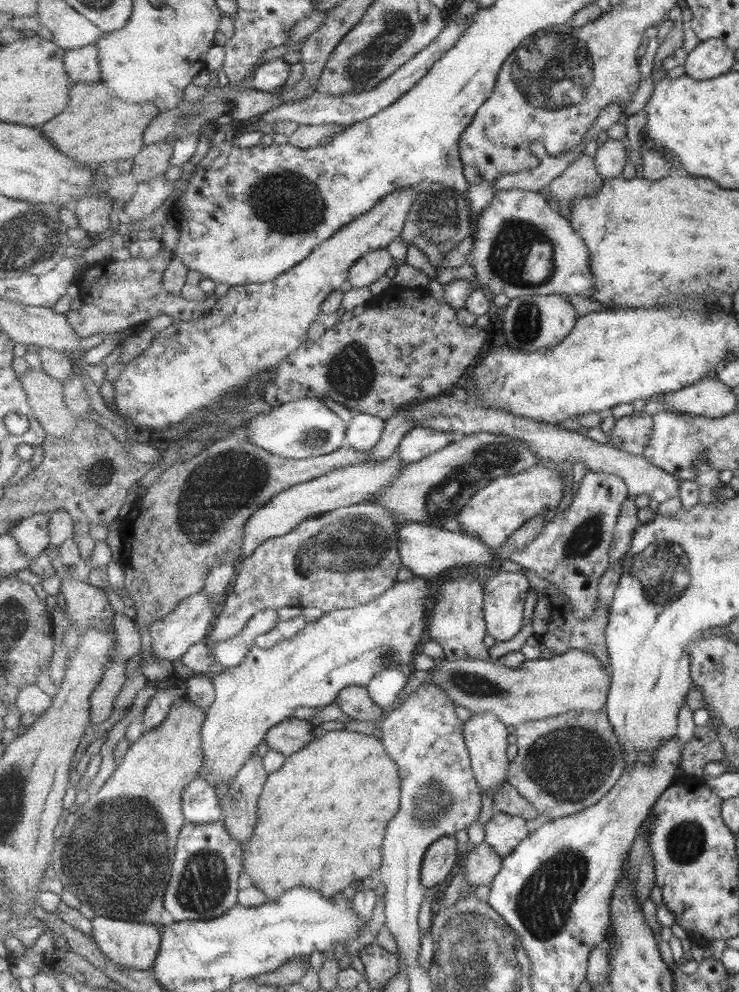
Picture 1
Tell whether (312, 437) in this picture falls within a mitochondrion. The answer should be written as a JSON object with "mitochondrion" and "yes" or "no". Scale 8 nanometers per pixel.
{"mitochondrion":"yes"}

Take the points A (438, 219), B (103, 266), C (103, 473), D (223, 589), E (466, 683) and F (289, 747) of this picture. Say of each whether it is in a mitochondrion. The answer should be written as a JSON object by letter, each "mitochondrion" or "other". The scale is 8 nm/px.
{"A":"mitochondrion","B":"other","C":"mitochondrion","D":"other","E":"mitochondrion","F":"other"}

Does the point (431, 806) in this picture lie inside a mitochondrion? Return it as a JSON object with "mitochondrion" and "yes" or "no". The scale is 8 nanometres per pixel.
{"mitochondrion":"yes"}

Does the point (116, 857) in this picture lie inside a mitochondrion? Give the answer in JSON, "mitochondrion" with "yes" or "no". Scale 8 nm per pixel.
{"mitochondrion":"yes"}

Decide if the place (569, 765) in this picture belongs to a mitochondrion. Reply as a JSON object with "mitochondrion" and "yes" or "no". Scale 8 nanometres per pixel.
{"mitochondrion":"yes"}

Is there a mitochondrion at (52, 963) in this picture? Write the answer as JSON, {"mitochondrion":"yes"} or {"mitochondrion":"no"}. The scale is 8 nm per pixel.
{"mitochondrion":"no"}

